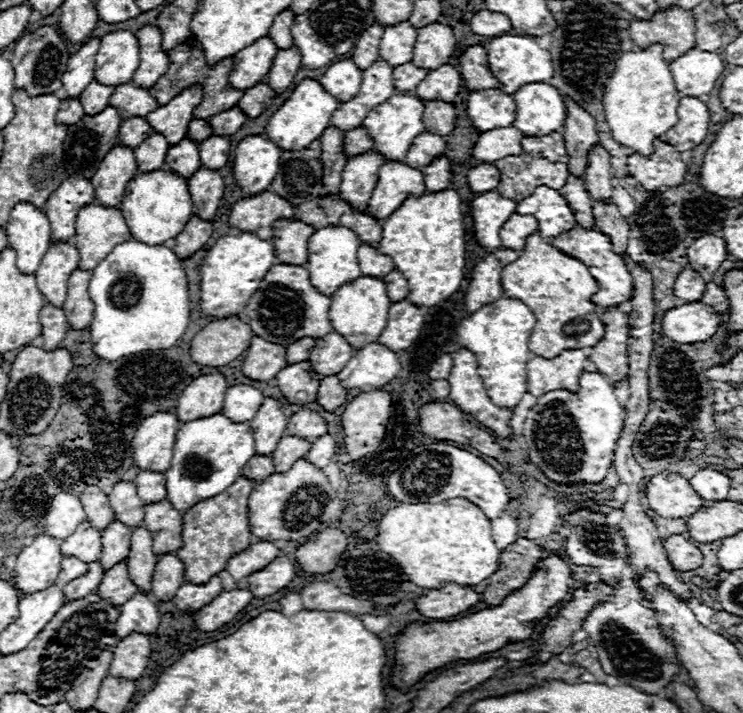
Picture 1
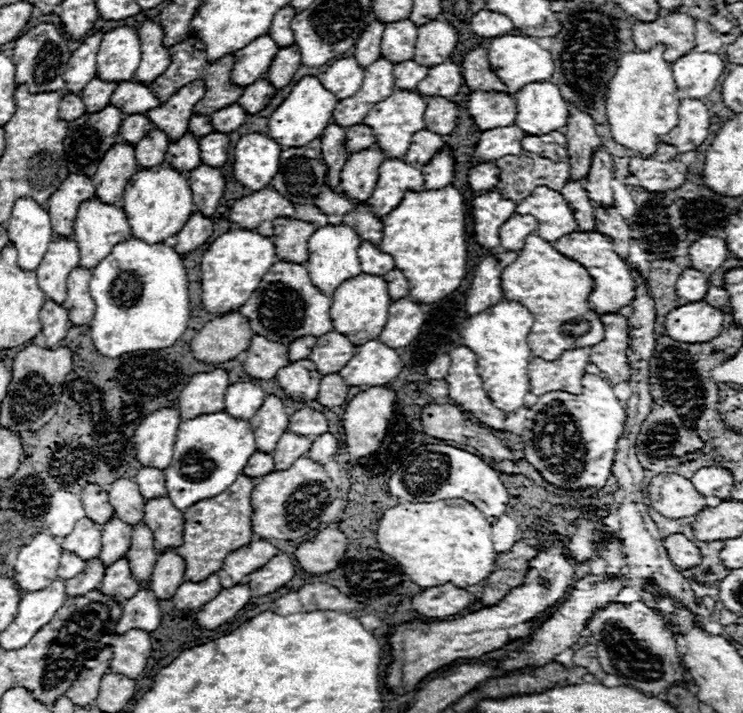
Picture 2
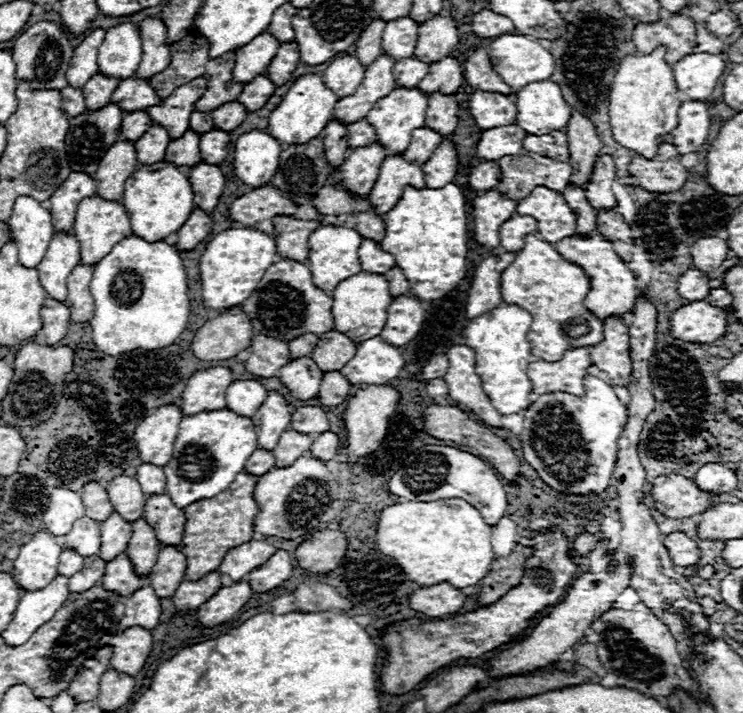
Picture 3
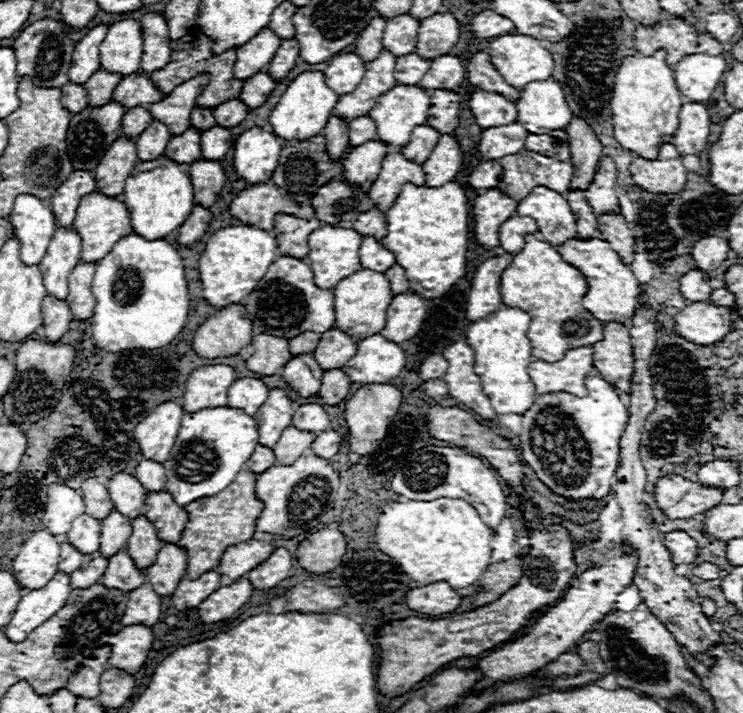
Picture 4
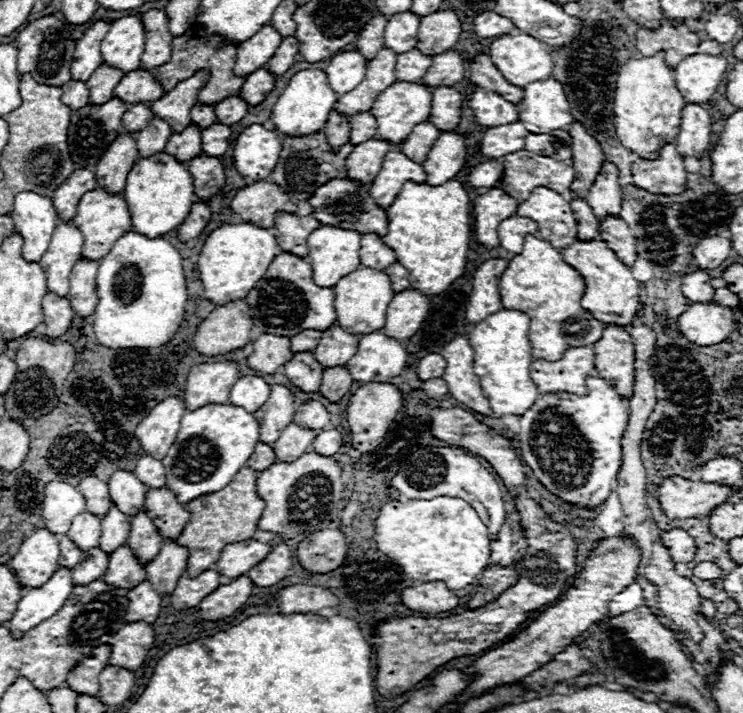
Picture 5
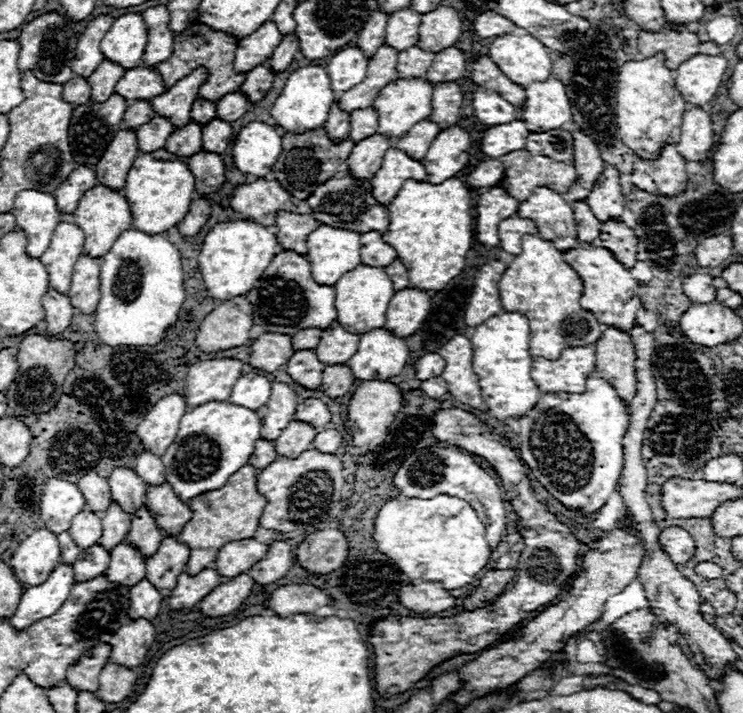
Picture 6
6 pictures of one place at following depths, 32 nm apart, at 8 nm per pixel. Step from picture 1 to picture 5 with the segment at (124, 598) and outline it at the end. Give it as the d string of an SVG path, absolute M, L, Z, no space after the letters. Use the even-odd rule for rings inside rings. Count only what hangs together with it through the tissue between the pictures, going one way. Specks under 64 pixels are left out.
M120 546L116 552L112 552L110 564L108 564L102 580L106 584L112 584L112 586L118 586L124 590L132 590L134 586L138 586L140 582L146 580L146 570L144 570L144 566L138 564L138 560L134 558L134 554L128 546Z

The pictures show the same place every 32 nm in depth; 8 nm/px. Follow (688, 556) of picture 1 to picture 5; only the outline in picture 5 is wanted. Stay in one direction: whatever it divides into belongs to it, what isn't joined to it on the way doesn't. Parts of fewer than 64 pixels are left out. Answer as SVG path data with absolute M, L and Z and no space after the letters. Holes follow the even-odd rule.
M674 528L668 532L662 532L662 544L668 548L674 564L688 564L694 560L696 556L696 542L692 536L688 536L688 532Z

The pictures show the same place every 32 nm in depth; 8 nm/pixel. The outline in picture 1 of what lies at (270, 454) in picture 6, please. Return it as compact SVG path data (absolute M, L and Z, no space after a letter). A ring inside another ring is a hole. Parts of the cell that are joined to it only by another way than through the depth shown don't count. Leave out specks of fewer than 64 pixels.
M252 456L252 460L244 466L242 476L254 482L266 480L270 474L274 474L274 464L270 456Z

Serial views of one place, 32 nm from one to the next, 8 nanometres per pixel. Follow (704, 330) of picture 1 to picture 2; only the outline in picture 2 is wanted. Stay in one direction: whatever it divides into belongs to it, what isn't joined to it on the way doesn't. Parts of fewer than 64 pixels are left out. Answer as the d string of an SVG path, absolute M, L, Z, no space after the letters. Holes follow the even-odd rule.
M690 302L668 312L664 332L676 342L710 342L722 330L724 314L704 302Z

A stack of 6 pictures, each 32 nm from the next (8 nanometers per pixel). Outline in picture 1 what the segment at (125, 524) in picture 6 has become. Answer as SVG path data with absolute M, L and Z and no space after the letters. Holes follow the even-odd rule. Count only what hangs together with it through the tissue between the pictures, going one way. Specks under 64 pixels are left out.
M114 520L102 532L104 548L102 548L100 564L102 564L102 570L104 572L108 568L112 568L114 564L118 564L118 562L122 562L122 560L128 558L128 552L130 552L130 536L132 536L132 530L130 528L124 528L124 524L120 524L118 520Z

